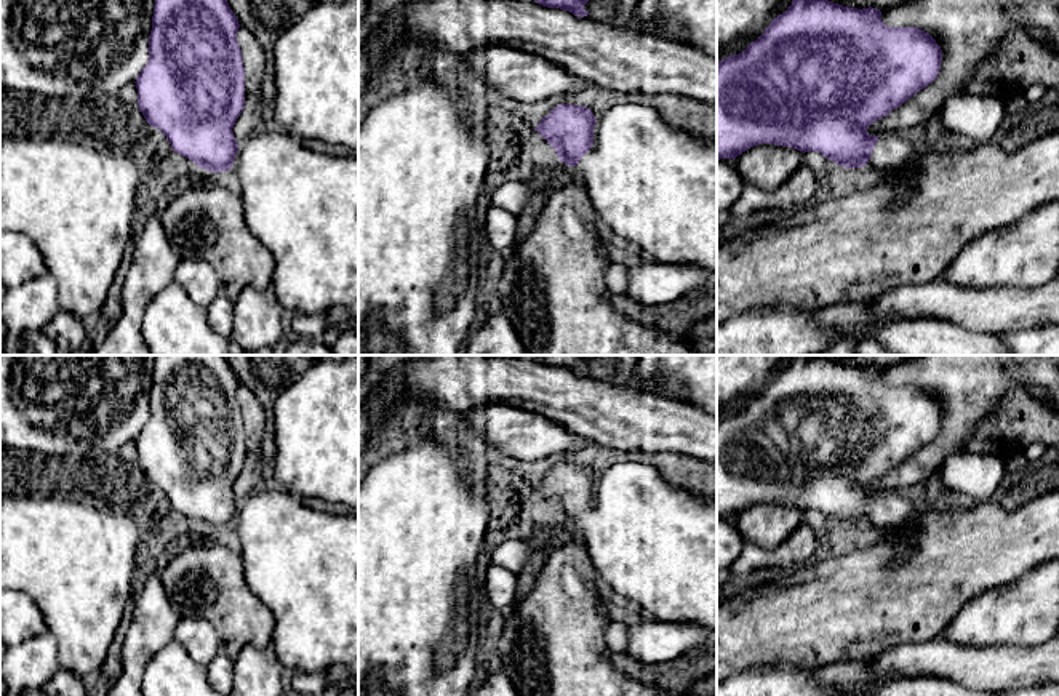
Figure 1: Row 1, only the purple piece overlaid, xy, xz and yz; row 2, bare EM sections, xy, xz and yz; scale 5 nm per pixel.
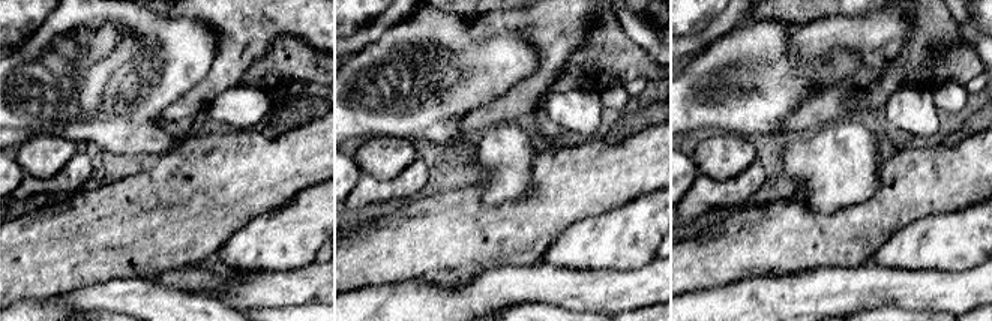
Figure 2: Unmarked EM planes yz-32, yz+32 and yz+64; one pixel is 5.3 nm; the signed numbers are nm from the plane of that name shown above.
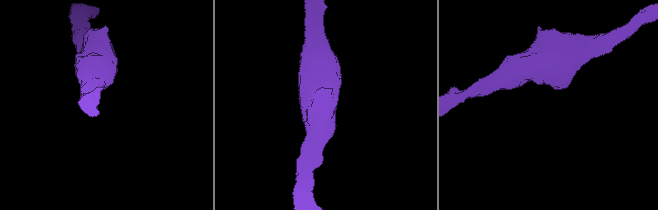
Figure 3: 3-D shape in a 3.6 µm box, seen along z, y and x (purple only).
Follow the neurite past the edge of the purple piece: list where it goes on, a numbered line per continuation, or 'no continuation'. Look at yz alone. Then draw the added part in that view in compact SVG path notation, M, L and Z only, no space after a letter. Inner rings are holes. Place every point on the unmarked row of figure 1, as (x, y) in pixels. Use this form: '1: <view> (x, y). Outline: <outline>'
1: yz (893, 511). Outline: M885 491L878 496L870 518L862 526L848 526L851 536L862 533L870 539L881 539L897 530L915 525L923 507L907 491Z

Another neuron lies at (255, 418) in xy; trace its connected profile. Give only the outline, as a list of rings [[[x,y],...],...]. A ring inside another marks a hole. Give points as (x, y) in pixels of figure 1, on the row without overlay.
[[[242,384],[238,386],[237,398],[245,426],[245,466],[232,490],[237,502],[242,502],[250,494],[258,491],[261,485],[261,472],[264,464],[261,458],[261,442],[266,432],[267,411],[258,402],[254,394]]]

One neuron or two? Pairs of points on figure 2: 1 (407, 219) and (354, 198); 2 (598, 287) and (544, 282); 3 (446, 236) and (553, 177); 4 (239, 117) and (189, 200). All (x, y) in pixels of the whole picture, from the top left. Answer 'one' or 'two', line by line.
1: two
2: one
3: one
4: two

